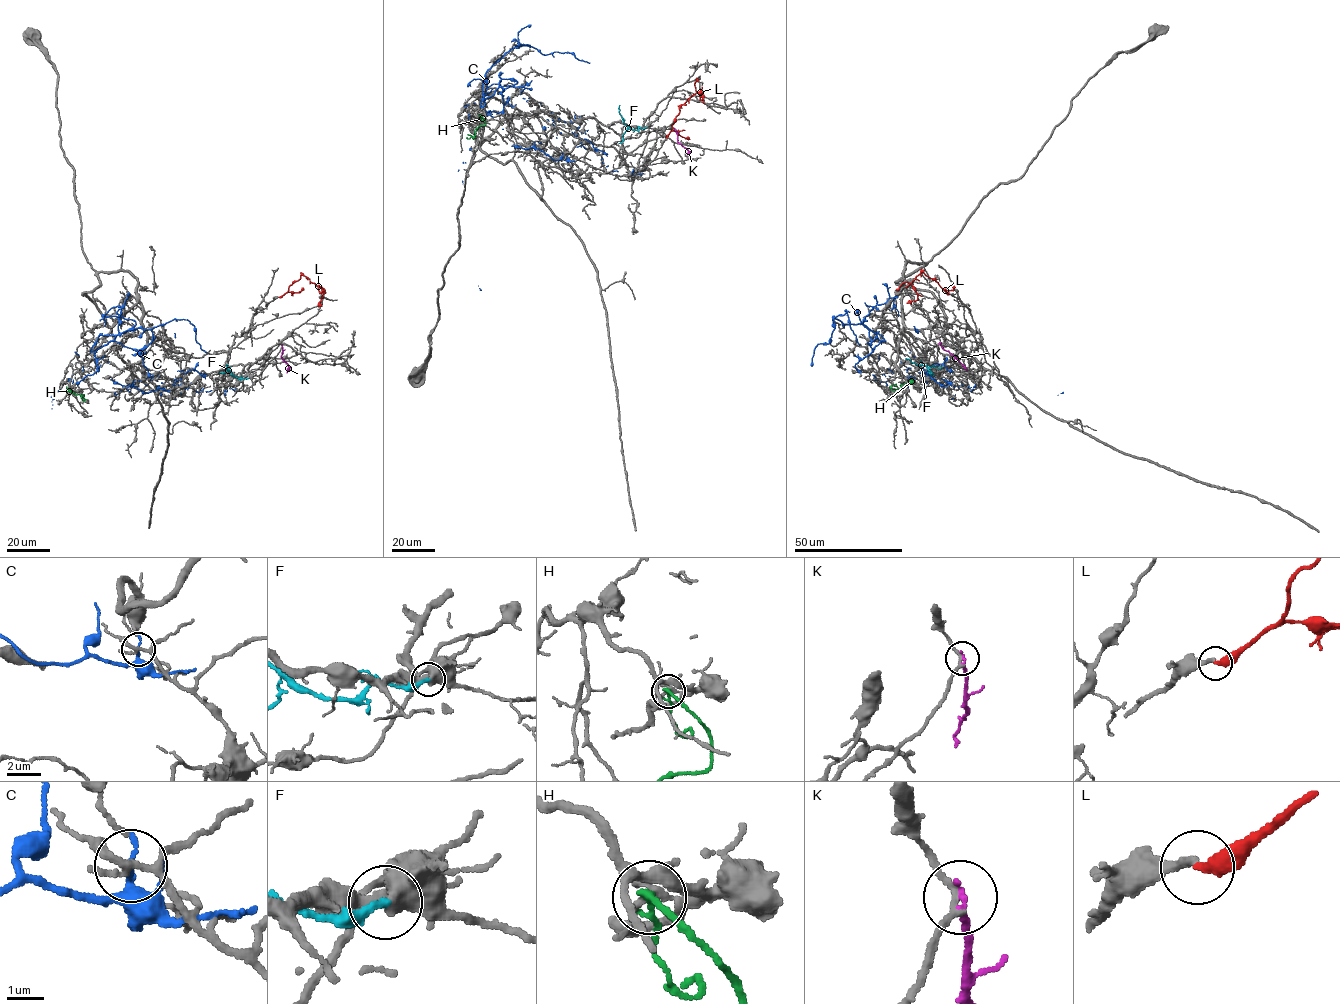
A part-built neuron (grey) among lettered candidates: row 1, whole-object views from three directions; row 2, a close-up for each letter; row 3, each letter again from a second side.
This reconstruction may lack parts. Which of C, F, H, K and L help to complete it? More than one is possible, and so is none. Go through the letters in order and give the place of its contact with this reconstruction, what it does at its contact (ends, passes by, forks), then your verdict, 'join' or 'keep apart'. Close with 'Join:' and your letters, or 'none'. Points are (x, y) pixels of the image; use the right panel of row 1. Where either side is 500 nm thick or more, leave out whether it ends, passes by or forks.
C: (948, 383) | it passes by | keep apart
F: (931, 373) | keep apart
H: (890, 387) | it forks | keep apart
K: (939, 343) | it ends | keep apart
L: (949, 294) | it ends | join
Join: L

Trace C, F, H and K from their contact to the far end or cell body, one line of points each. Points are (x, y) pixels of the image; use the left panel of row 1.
C: (163, 389), (146, 347), (111, 341), (95, 352), (98, 370), (76, 383), (73, 374), (53, 398)
F: (248, 378), (237, 378), (226, 368), (228, 364)
H: (81, 398), (66, 386)
K: (282, 346), (281, 357), (289, 367), (286, 373)

